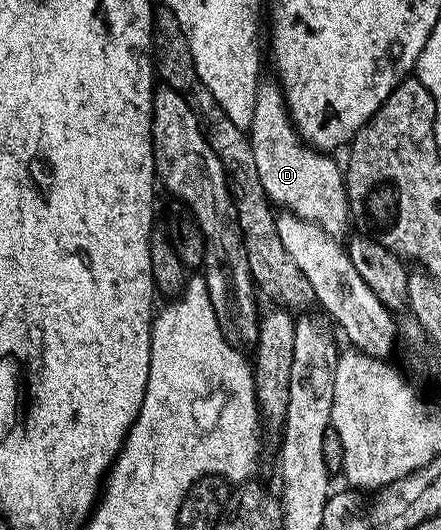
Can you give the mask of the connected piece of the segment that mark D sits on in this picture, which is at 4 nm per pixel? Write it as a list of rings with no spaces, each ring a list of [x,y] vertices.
[[[265,79],[257,86],[255,119],[251,119],[247,136],[255,155],[255,167],[259,170],[259,183],[263,183],[263,191],[270,202],[303,220],[314,221],[333,238],[344,238],[351,218],[342,166],[339,161],[337,165],[333,158],[336,156],[314,149],[298,135],[293,120],[289,118],[285,94],[276,80]]]

